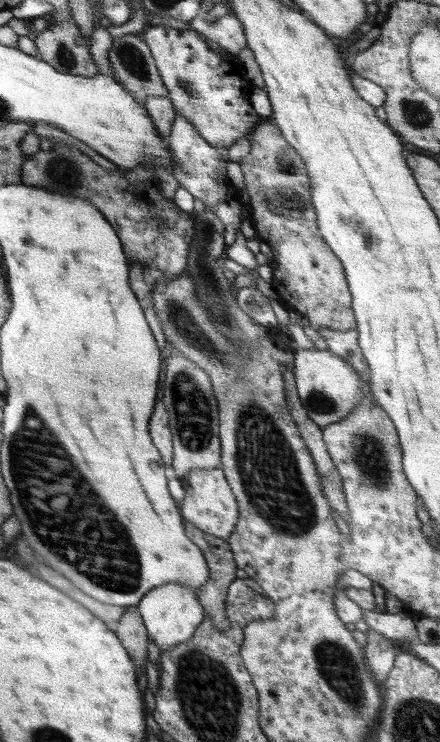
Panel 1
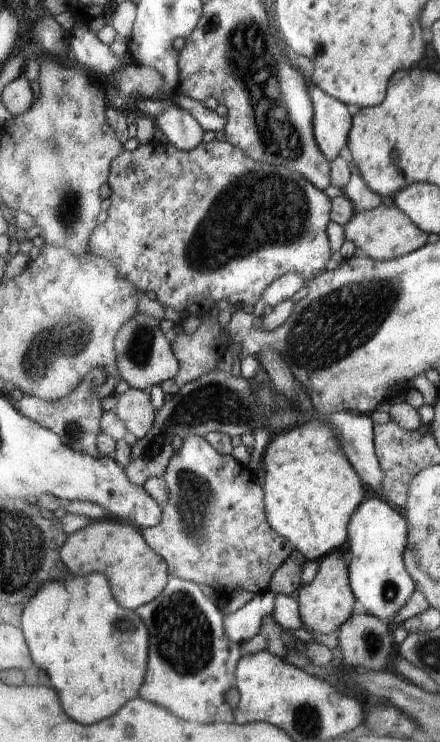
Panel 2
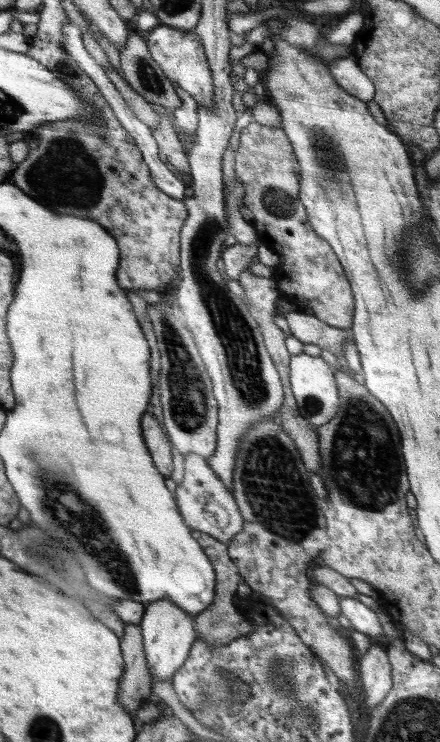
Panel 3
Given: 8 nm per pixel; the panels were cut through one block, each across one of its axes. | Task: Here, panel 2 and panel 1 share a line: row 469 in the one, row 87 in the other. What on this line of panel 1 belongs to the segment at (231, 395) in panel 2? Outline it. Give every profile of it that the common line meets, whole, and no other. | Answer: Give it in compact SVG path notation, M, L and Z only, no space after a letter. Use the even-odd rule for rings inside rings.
M139 34L114 38L108 59L120 84L134 96L168 96L149 46Z

